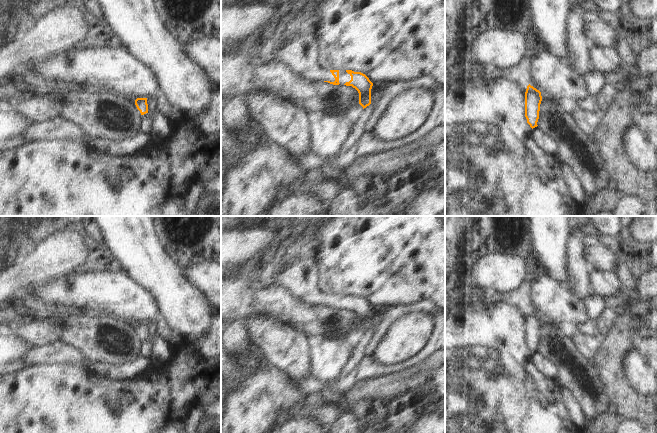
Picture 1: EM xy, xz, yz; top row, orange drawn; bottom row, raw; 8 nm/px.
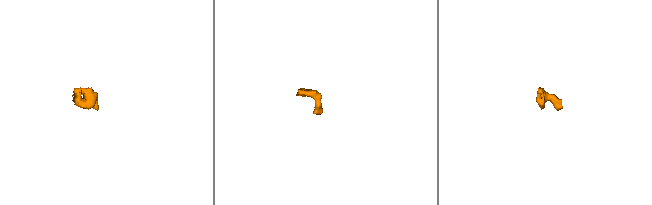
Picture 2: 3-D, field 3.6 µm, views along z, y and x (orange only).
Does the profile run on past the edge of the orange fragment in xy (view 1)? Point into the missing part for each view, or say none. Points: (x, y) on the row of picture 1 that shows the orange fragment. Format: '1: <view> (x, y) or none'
1: none

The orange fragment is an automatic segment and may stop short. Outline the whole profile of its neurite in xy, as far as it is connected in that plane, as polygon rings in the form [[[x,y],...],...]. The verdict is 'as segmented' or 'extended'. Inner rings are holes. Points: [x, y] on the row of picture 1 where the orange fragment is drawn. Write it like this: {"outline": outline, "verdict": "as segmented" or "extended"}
{"outline": [[[137,98],[135,100],[135,105],[137,109],[140,111],[141,115],[148,113],[147,98]]], "verdict": "as segmented"}

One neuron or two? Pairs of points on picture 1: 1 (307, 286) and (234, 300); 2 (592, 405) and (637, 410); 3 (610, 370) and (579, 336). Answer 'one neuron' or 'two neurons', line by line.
1: two neurons
2: two neurons
3: two neurons

